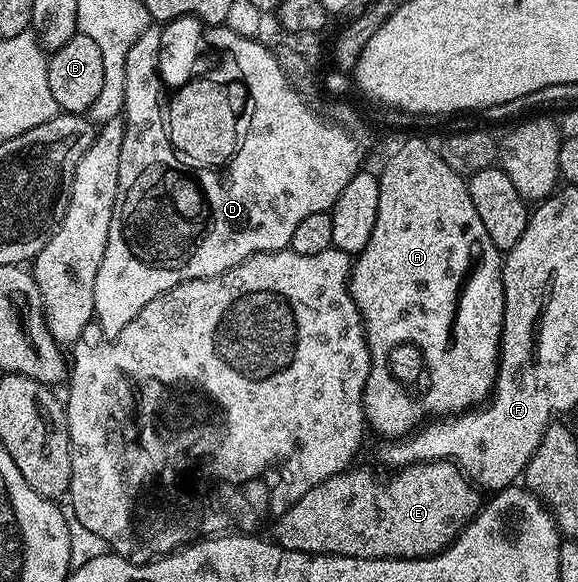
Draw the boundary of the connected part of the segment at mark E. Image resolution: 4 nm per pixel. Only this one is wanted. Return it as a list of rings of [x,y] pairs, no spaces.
[[[445,459],[409,463],[392,470],[395,471],[392,475],[355,470],[348,469],[341,475],[321,481],[321,485],[309,489],[309,493],[285,509],[285,513],[274,516],[274,543],[310,555],[344,555],[358,559],[426,559],[451,546],[451,542],[481,510],[480,488],[464,475],[458,463]]]

